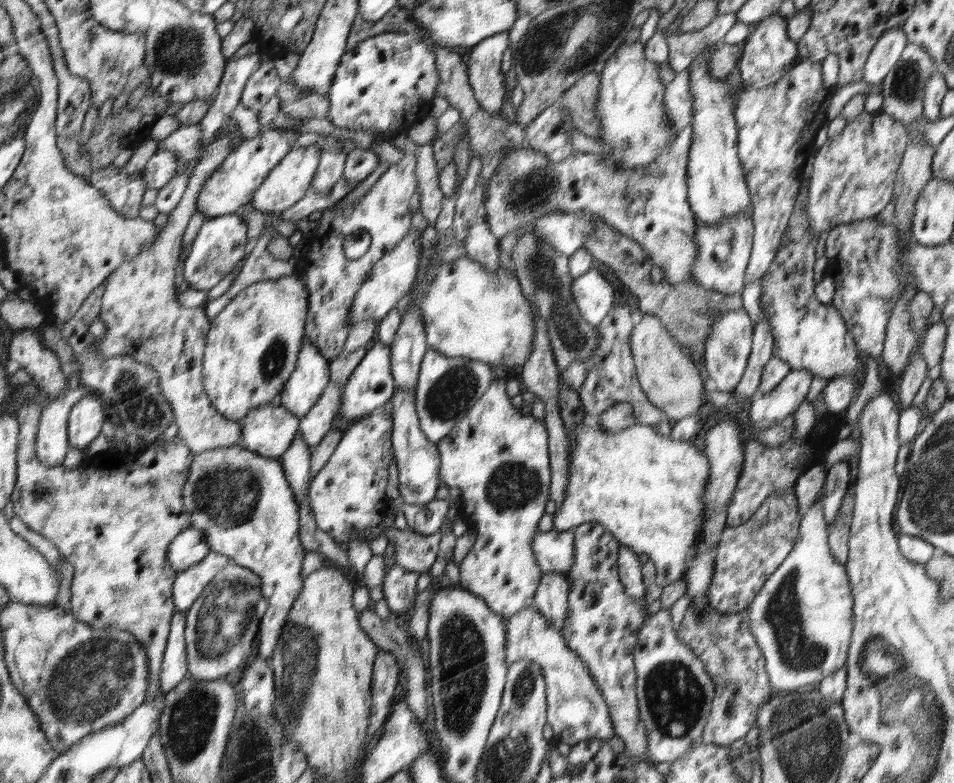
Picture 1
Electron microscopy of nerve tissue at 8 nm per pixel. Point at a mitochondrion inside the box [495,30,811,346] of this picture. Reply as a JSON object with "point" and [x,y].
{"point":[531,189]}

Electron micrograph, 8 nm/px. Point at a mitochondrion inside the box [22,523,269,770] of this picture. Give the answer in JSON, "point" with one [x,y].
{"point":[93,680]}

